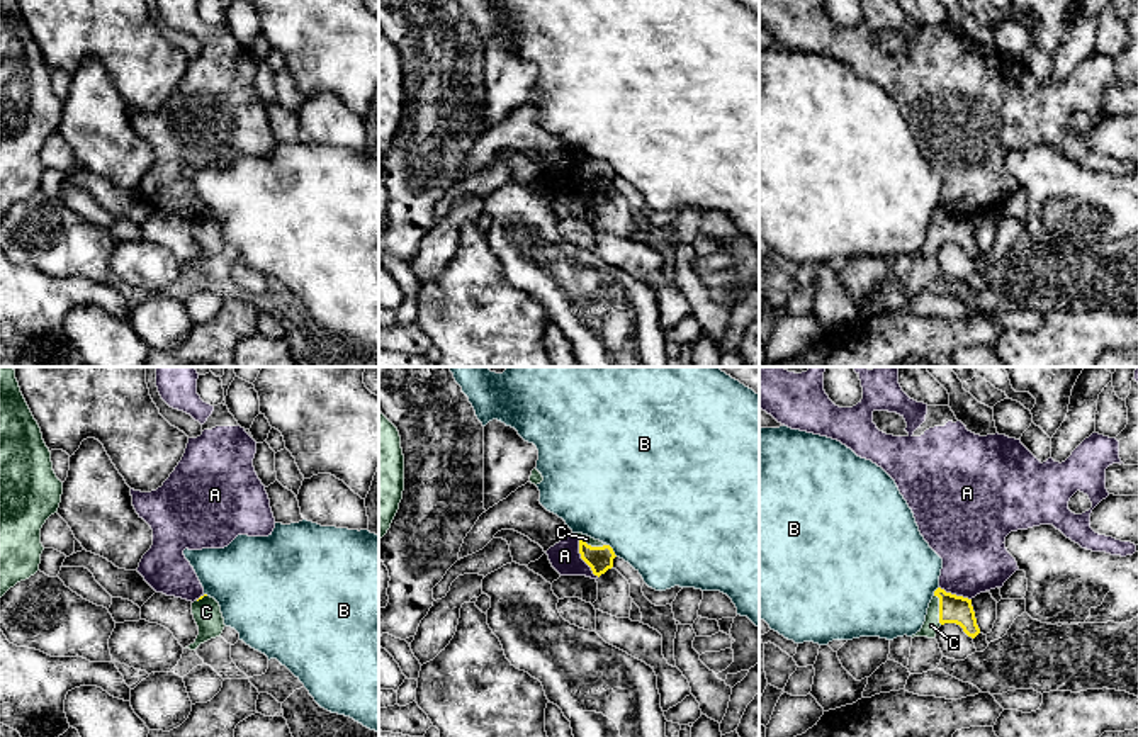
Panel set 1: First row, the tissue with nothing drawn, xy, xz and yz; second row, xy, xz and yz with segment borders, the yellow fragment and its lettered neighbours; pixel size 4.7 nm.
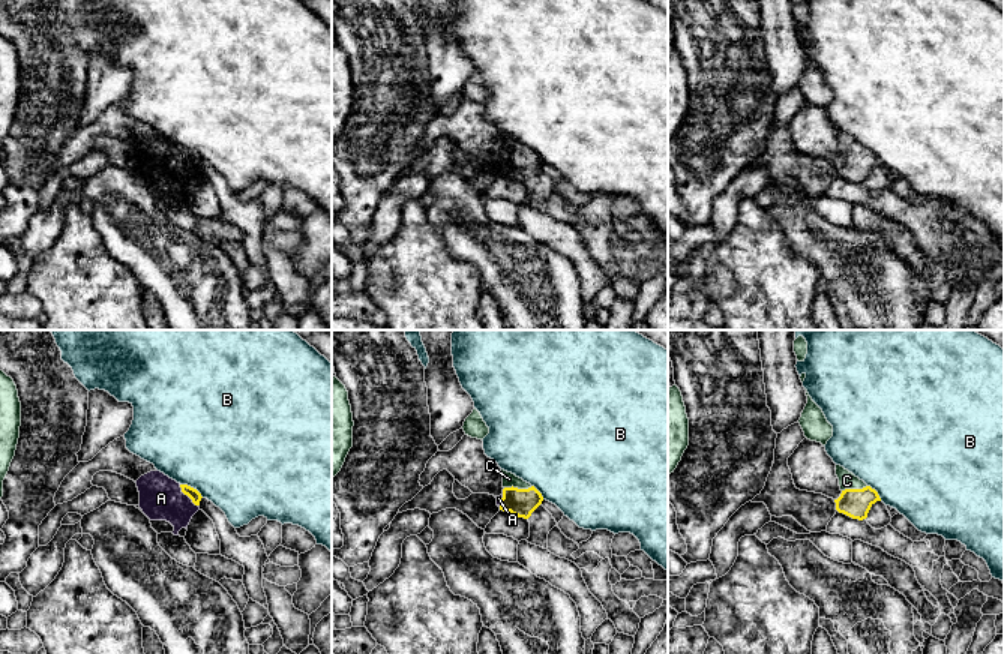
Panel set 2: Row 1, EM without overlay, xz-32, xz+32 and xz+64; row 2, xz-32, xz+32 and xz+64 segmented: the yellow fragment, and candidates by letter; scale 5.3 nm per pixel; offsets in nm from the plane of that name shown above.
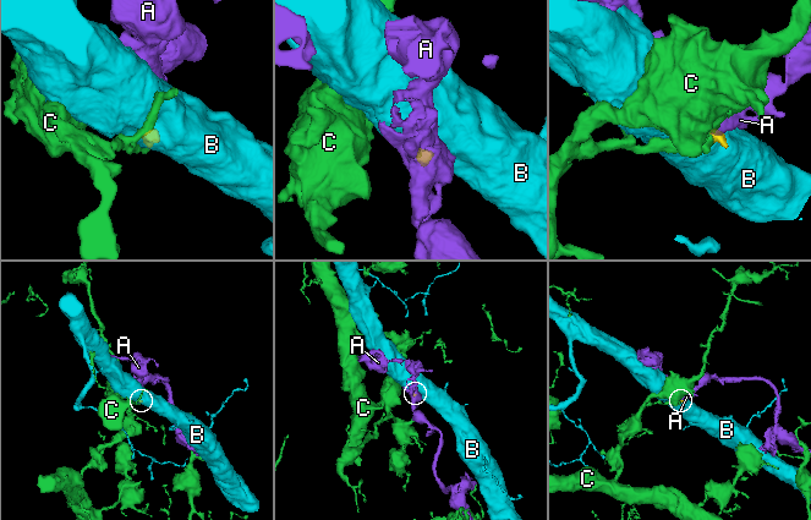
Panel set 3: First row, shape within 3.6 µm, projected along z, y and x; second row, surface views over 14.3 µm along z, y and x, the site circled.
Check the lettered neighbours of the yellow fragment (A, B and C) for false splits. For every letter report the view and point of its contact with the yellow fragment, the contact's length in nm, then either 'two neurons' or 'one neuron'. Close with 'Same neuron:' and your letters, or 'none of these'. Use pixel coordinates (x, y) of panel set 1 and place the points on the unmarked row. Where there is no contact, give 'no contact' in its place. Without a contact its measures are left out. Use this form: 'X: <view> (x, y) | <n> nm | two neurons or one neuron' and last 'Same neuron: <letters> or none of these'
A: xz (581, 177) | 220 nm | two neurons
B: xz (612, 170) | 80 nm | two neurons
C: yz (940, 230) | 150 nm | one neuron
Same neuron: C

